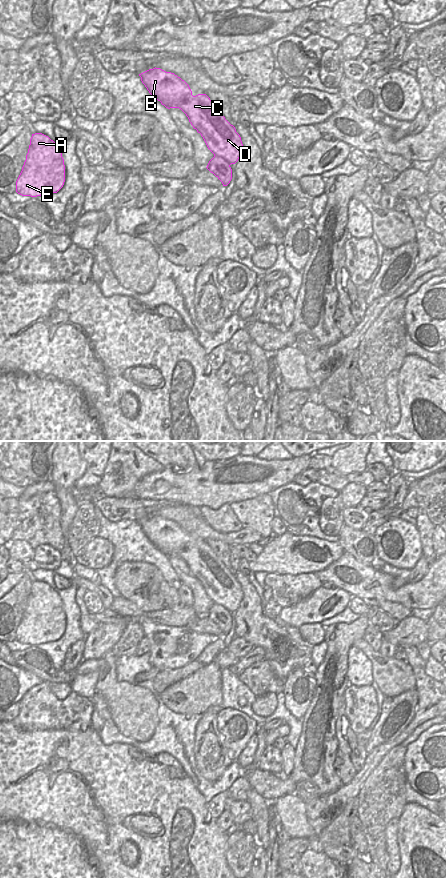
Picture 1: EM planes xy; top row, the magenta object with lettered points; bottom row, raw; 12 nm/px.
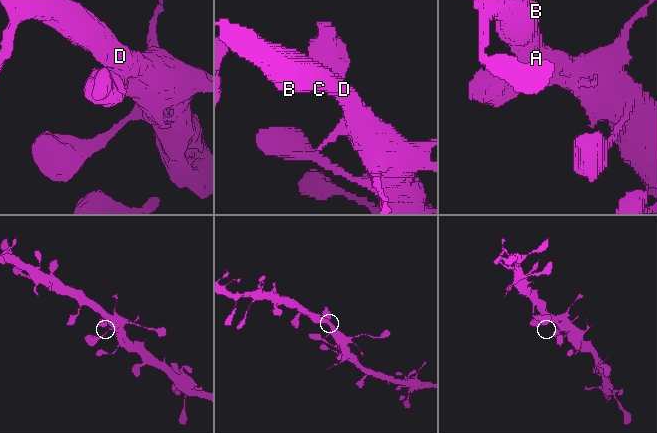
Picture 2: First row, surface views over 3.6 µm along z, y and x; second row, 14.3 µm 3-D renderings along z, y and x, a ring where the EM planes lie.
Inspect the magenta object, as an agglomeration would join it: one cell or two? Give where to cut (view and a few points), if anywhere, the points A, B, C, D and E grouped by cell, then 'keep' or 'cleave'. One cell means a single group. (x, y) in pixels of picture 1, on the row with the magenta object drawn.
cut none; groups A B C D E; keep

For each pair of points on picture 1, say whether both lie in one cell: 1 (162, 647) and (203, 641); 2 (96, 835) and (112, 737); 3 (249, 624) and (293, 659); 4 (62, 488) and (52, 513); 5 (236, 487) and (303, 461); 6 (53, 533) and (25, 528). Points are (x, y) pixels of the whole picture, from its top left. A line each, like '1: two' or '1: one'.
1: one
2: two
3: one
4: two
5: one
6: one

